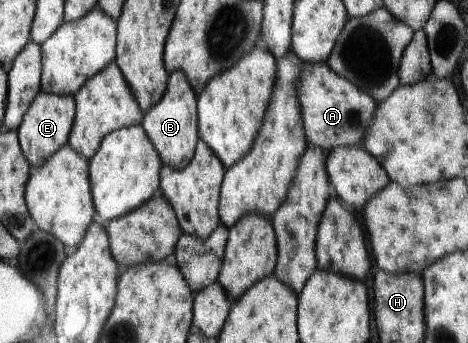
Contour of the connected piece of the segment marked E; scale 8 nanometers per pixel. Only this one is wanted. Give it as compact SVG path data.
M41 91L41 100L33 104L33 112L25 116L25 124L17 128L19 134L20 148L28 160L32 170L35 170L45 163L45 160L56 155L62 147L68 145L71 128L75 126L76 101L74 96L59 96Z

